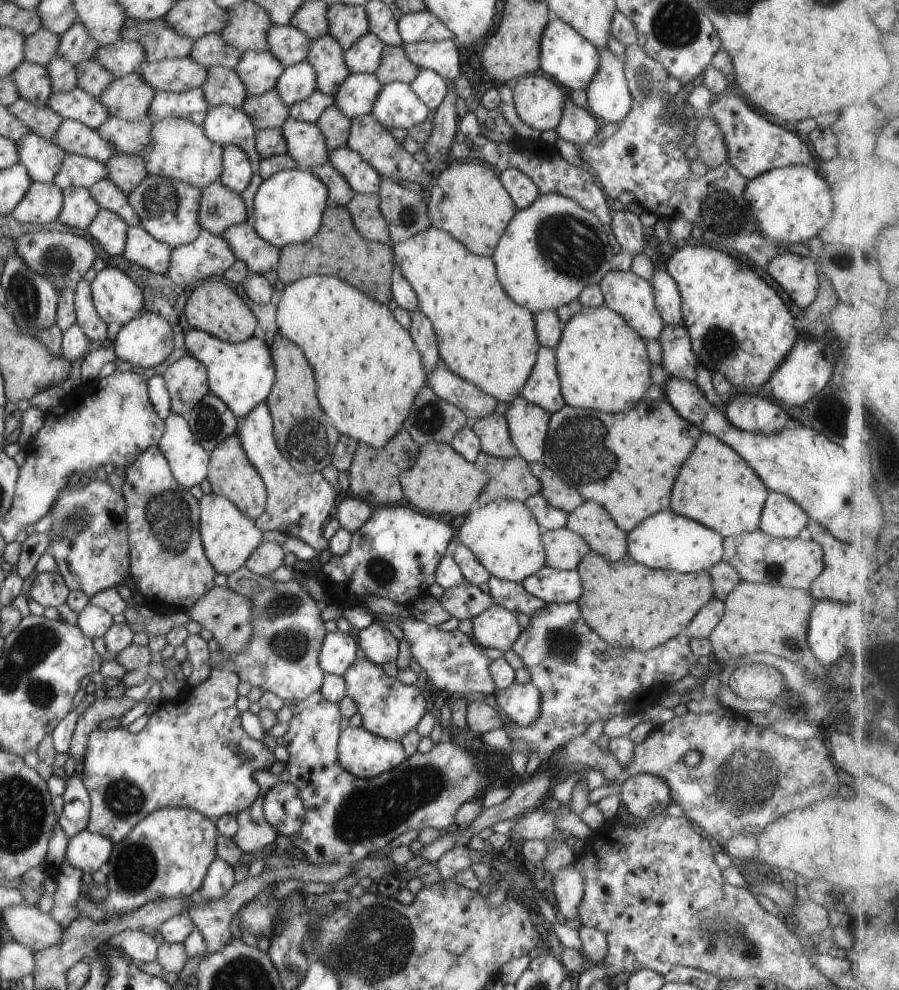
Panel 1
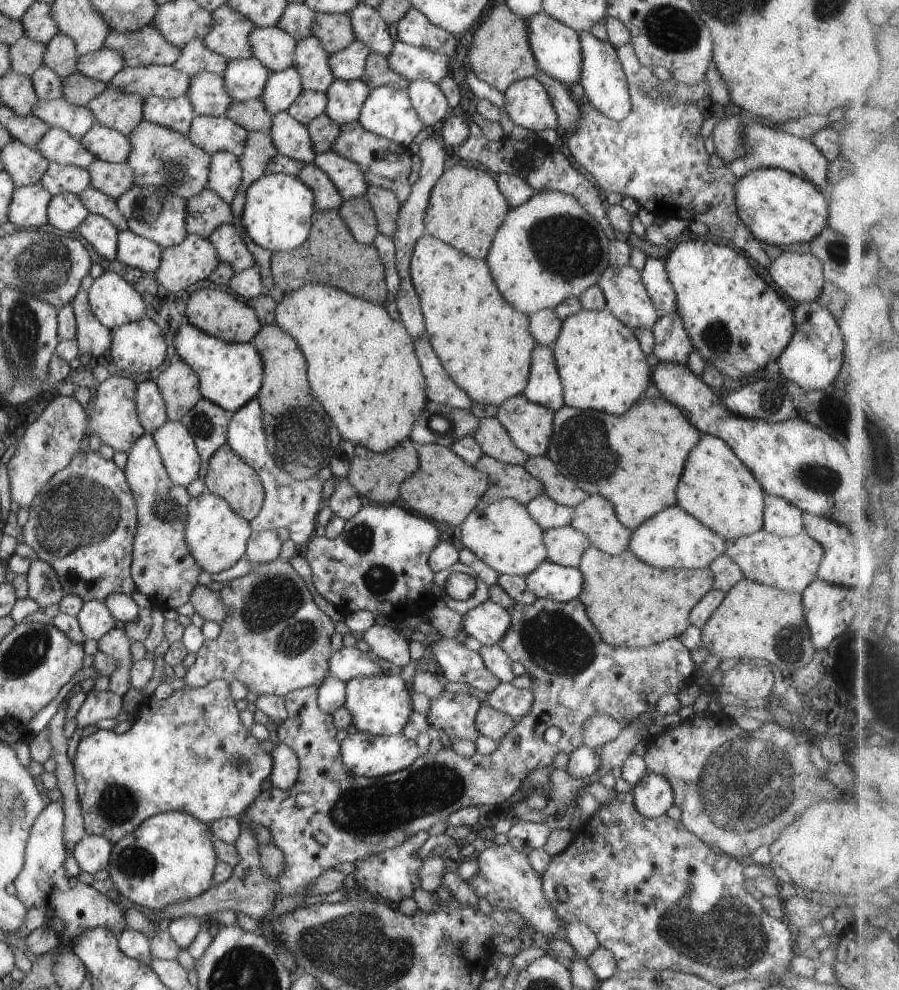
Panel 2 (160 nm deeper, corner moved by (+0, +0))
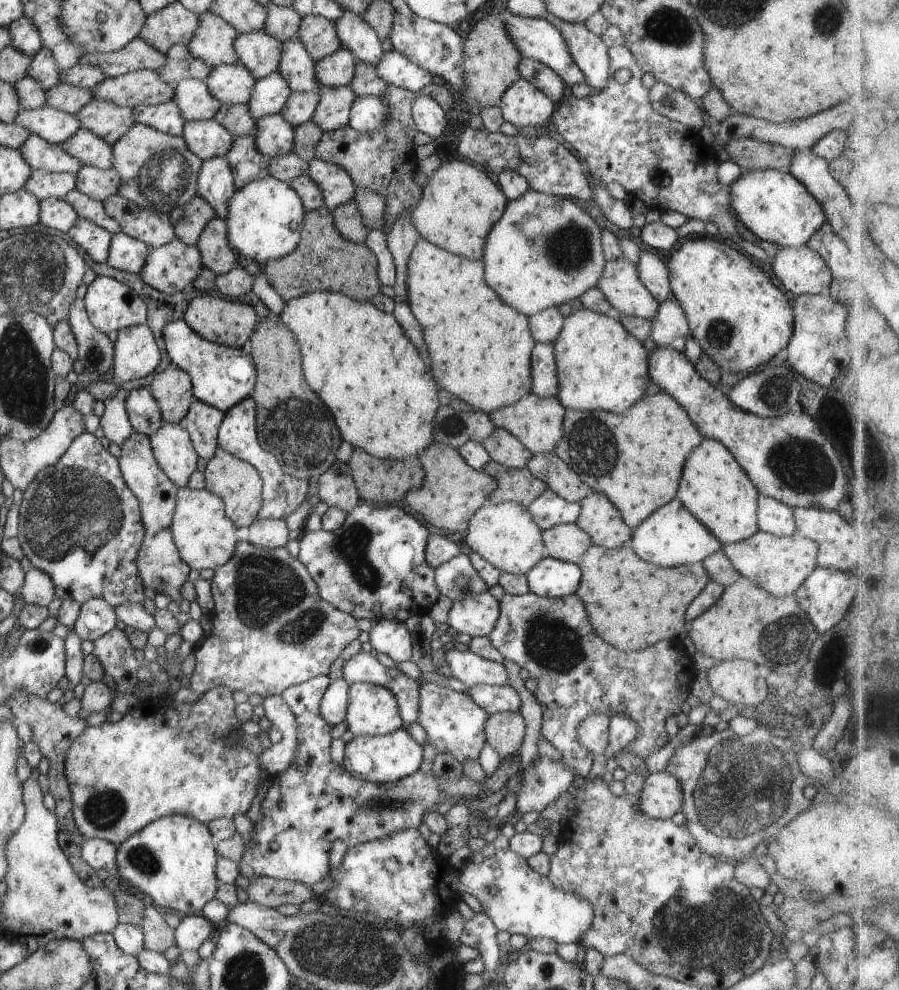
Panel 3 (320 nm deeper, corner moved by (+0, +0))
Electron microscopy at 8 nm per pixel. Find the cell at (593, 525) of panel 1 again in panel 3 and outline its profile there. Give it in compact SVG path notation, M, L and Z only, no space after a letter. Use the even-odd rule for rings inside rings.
M593 491L579 503L581 511L575 523L588 533L594 545L617 549L628 544L633 529L624 522L620 511L607 496Z

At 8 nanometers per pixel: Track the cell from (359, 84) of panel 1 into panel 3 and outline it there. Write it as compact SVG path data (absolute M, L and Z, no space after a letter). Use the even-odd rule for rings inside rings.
M322 85L318 88L318 93L319 101L311 121L324 133L348 125L350 108L358 98L356 92L348 86L325 87Z

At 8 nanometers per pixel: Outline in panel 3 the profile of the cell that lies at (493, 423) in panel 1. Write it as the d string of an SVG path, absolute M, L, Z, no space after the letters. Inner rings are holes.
M501 428L481 443L492 461L511 469L523 469L533 455L516 436Z

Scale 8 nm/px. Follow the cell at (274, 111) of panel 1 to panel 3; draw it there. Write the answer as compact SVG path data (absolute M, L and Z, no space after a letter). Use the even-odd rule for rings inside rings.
M221 105L213 118L224 125L235 137L255 136L257 133L255 118L246 105Z

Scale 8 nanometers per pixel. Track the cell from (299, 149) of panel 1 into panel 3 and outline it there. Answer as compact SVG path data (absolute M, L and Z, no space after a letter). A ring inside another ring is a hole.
M280 113L262 117L256 123L256 148L270 158L293 152L294 127Z

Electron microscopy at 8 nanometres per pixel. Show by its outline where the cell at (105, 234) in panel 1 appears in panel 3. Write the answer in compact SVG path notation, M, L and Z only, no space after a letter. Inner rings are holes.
M78 217L72 228L67 232L68 238L78 244L94 262L104 264L108 258L112 233L104 230L100 225Z

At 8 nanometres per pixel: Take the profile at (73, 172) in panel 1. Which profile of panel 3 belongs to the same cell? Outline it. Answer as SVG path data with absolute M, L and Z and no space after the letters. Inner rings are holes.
M34 171L22 189L32 193L39 201L48 197L64 199L76 188L76 175L72 173L47 173Z

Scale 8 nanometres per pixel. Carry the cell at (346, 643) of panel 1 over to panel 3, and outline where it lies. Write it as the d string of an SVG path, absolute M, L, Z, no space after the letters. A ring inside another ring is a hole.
M361 650L344 662L343 678L349 684L372 683L387 688L396 697L404 724L417 722L419 715L420 684L405 676L397 668L388 668L376 659L374 652Z

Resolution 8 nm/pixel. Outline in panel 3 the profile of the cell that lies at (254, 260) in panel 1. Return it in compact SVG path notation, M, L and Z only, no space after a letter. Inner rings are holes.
M214 217L209 220L195 247L200 251L203 266L218 275L239 266L238 256L228 244L225 219Z

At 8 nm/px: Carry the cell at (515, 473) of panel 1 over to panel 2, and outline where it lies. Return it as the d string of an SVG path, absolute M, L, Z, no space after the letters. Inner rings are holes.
M483 455L473 467L488 475L488 488L481 498L481 504L512 499L527 505L545 492L544 485L523 466L509 465Z

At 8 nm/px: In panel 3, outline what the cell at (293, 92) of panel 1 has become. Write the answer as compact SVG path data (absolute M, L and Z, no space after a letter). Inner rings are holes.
M278 71L271 72L252 87L251 99L247 102L250 114L257 121L279 113L291 92L287 80Z

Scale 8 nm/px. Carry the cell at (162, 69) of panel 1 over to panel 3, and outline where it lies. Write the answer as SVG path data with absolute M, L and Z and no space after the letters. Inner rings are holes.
M150 69L133 70L125 75L106 77L91 88L91 93L94 99L130 109L172 101L175 86L159 76Z

